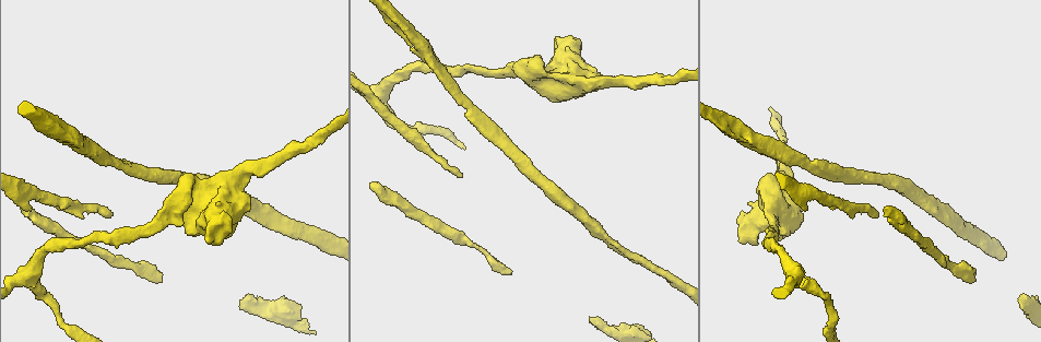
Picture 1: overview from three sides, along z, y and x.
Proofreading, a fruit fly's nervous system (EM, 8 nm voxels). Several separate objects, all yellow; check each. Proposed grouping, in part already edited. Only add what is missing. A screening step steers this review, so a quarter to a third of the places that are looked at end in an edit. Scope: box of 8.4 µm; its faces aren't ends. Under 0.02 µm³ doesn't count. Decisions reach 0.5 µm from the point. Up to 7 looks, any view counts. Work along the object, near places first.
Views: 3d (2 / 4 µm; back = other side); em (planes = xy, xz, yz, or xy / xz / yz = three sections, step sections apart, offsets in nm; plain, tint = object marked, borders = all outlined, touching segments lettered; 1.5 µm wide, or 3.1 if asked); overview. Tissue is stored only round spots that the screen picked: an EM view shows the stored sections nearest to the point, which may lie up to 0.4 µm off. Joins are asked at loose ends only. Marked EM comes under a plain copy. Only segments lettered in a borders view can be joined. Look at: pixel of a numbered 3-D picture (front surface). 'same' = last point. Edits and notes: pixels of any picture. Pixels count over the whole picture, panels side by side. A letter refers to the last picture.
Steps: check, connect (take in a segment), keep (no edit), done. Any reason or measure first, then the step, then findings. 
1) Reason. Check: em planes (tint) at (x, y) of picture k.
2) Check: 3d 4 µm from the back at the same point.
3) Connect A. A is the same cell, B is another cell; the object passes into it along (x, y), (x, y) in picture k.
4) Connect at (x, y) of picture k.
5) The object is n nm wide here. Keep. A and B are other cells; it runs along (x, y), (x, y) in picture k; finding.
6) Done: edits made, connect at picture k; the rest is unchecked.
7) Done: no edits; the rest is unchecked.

Free end. Check: em planes (borders) at (1018, 300) of picture 1.

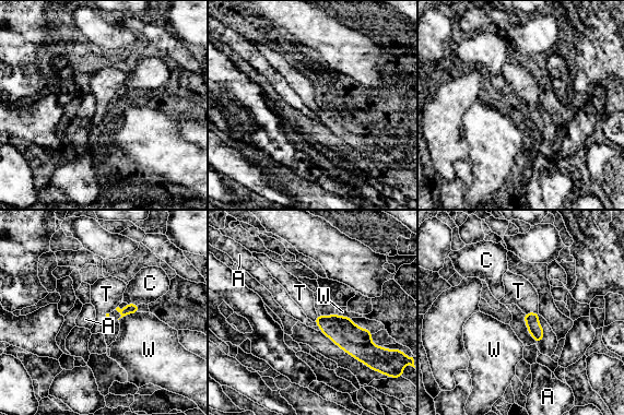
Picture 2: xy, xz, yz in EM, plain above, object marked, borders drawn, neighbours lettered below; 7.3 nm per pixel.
Connect T. T is the same cell, A, C and W are other cells; the neuron continues.

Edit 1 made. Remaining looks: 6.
Redraw. Check: overview.

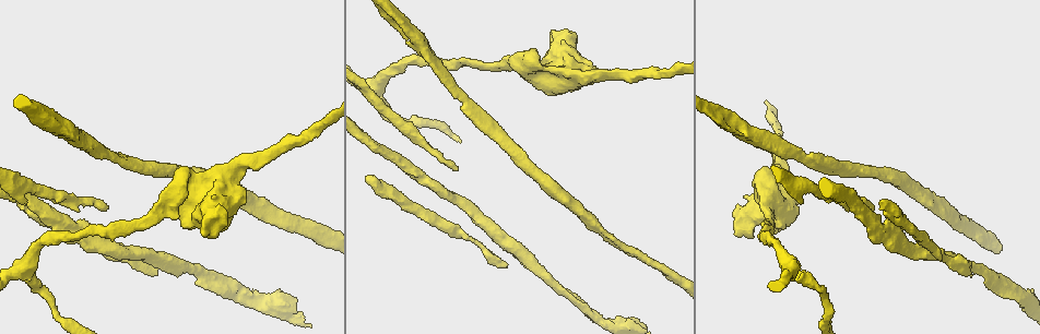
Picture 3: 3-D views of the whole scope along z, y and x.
Free end. Check: em xy step 4 (tint) at (454, 167) of picture 3.

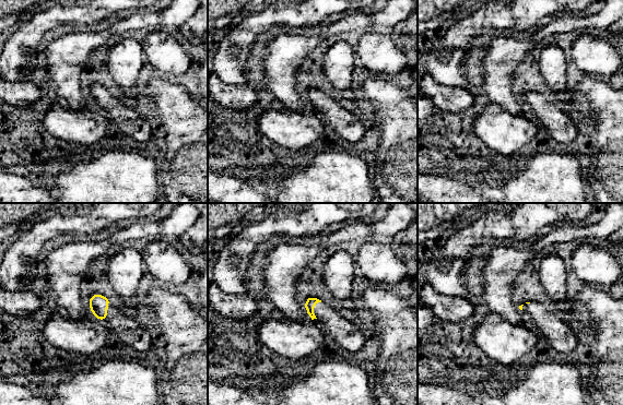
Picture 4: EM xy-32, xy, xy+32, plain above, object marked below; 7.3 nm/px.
Check: em xy step 4 (borders) at the same point.

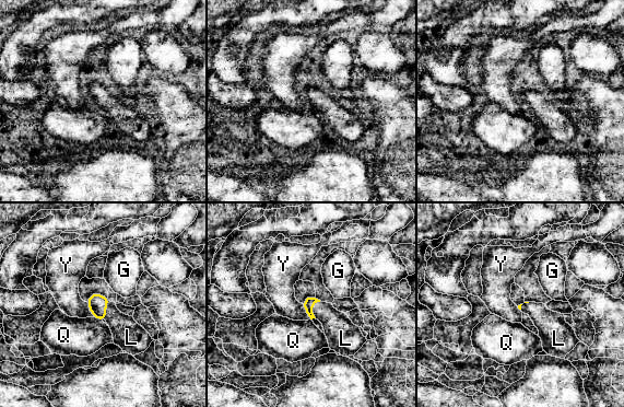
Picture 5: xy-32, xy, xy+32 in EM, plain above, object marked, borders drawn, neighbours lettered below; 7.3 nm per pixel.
Connect L. L is the same cell, G, Q and Y are other cells; the object passes into it along (96, 302), (105, 310), (127, 334) in picture 5; the neuron continues.

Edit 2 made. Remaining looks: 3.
Done: edits made, connect at picture 2, connect at picture 5; the rest is unchecked.

